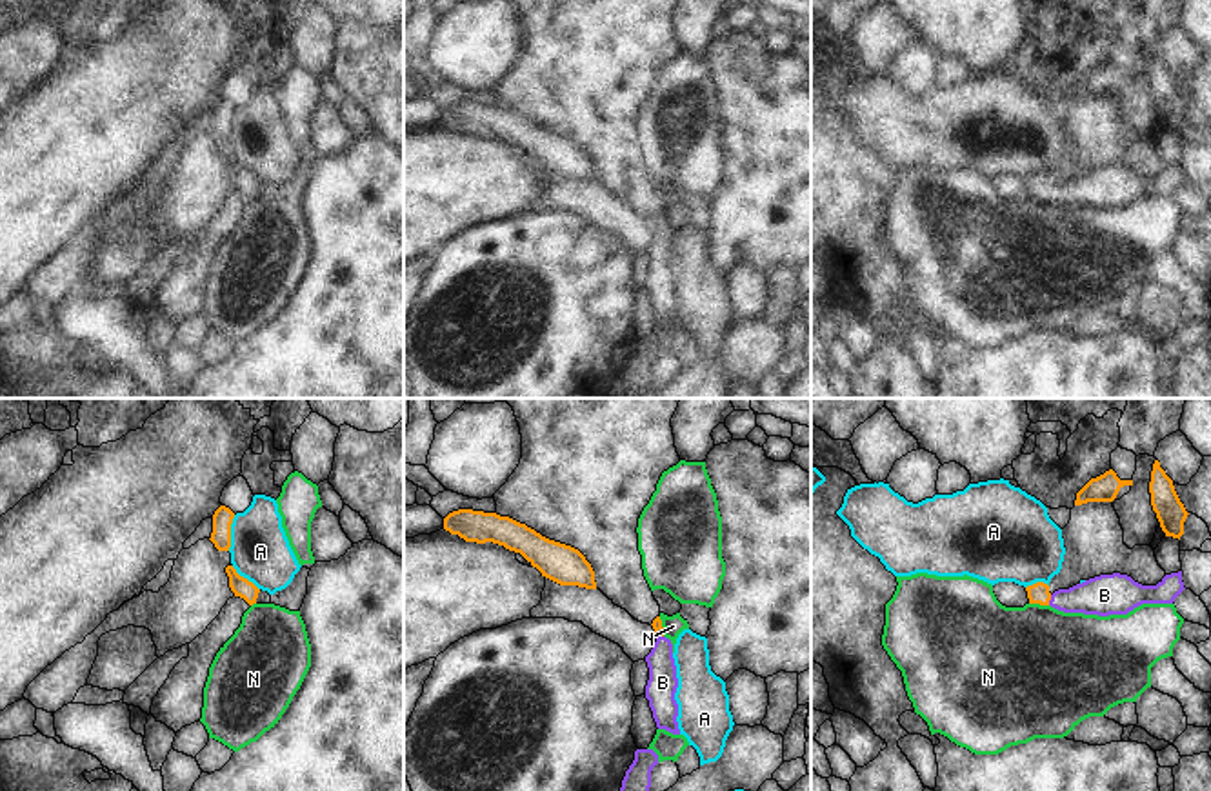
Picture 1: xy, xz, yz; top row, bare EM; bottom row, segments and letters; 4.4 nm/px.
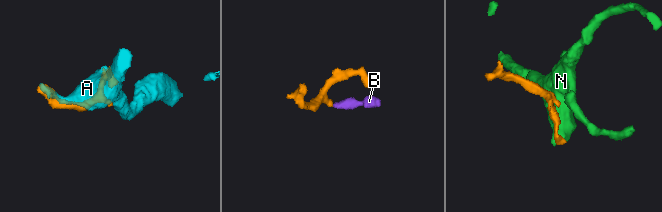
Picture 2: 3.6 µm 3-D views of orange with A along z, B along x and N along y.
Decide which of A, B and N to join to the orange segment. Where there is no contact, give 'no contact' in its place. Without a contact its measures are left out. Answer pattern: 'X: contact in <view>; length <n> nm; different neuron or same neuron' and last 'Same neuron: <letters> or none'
A: contact in xy; length 160 nm; different neuron
B: contact in yz; length 50 nm; same neuron
N: contact in yz; length 90 nm; different neuron
Same neuron: B

